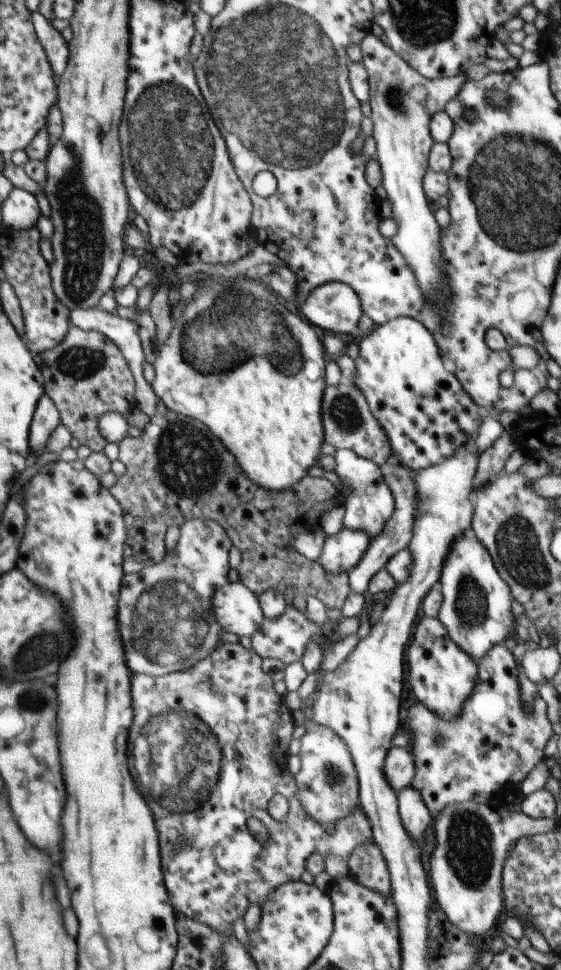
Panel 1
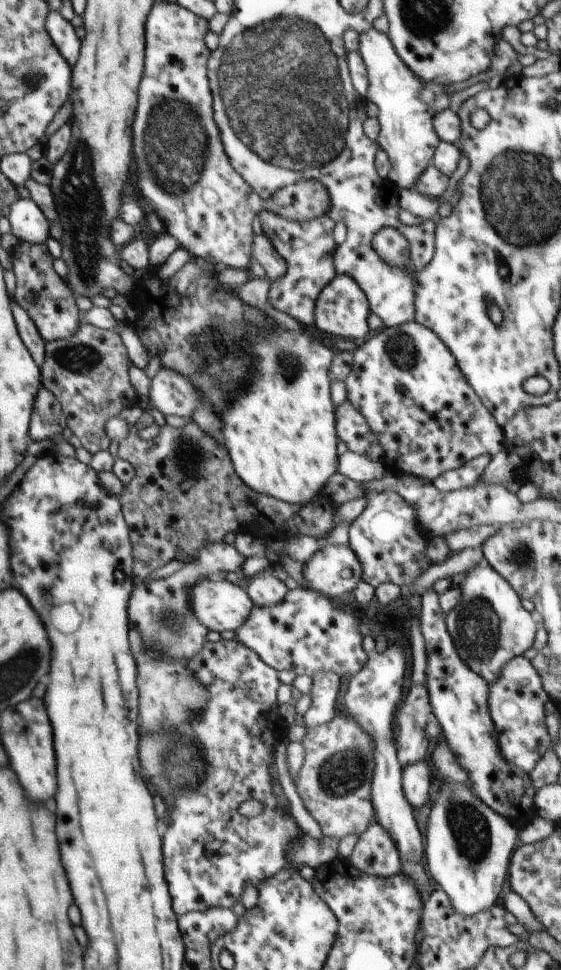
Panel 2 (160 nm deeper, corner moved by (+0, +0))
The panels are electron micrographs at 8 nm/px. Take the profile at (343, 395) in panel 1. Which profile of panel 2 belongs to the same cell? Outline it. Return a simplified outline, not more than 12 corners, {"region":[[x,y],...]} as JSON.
{"region":[[347,400],[336,407],[337,435],[350,451],[382,460],[383,448]]}

